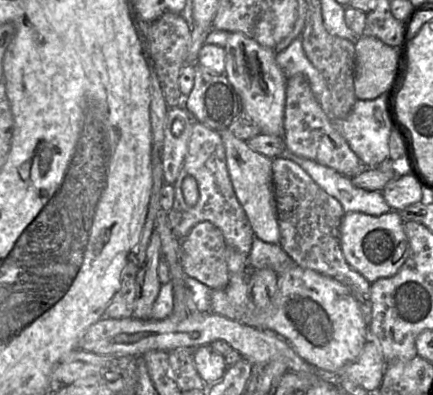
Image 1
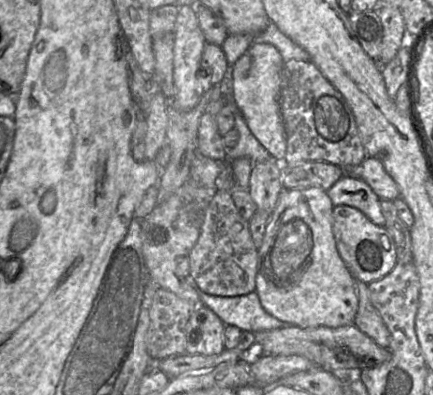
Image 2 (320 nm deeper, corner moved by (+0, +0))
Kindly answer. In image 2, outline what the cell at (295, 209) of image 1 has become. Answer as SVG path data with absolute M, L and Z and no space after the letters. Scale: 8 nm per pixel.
M356 280L358 309L353 324L378 346L388 349L390 333L369 299L367 285Z

